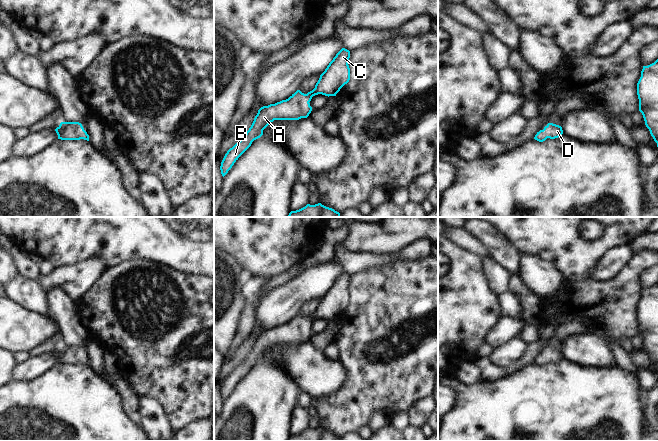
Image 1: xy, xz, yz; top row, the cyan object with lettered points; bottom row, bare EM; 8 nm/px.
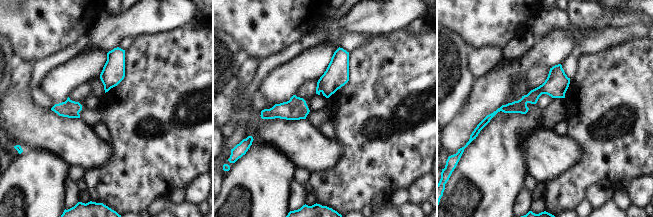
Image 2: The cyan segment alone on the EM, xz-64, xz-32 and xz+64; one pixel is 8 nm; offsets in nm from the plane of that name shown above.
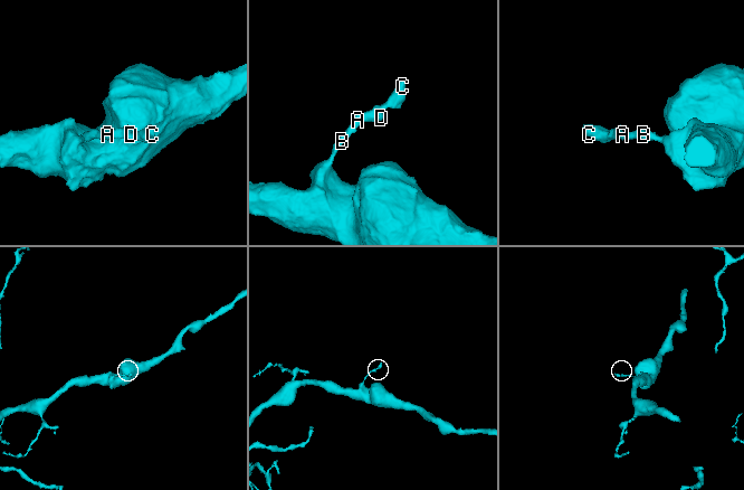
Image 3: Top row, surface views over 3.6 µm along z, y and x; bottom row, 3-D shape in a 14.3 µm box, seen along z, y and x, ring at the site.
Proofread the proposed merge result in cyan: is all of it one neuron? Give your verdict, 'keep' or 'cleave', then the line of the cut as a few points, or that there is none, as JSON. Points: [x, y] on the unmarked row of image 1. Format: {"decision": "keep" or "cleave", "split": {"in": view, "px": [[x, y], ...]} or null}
{"decision": "keep", "split": null}

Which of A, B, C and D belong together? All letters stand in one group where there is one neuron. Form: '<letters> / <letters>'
A B C D

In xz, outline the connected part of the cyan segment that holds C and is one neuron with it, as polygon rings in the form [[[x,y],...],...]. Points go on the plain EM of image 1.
[[[342,272],[325,295],[320,299],[315,312],[307,318],[297,314],[288,323],[263,330],[258,334],[254,345],[245,360],[225,378],[220,394],[224,401],[238,382],[251,370],[252,366],[263,359],[263,354],[274,344],[299,344],[307,342],[312,335],[310,325],[313,320],[322,318],[336,320],[350,304],[348,285],[350,275]]]

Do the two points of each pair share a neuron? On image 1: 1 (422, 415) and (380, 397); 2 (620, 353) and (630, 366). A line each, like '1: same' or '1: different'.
1: different
2: same

